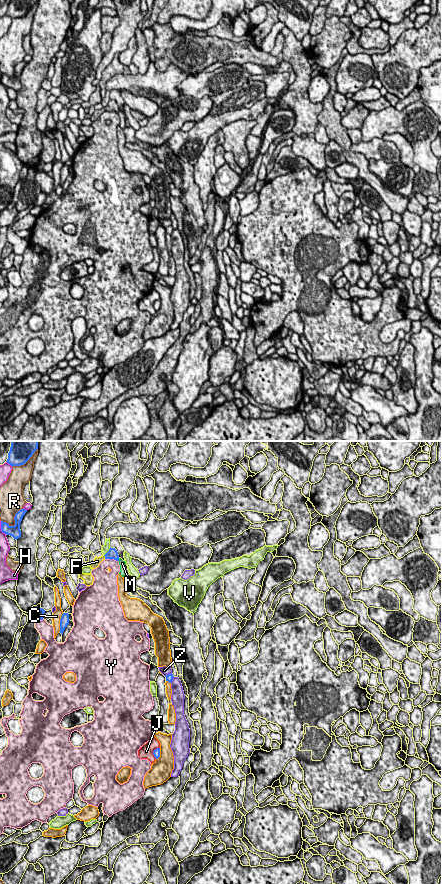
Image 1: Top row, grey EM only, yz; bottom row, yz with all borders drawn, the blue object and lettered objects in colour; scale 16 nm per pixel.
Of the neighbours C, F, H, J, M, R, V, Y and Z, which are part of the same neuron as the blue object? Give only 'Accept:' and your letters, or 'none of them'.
Accept: F, M

